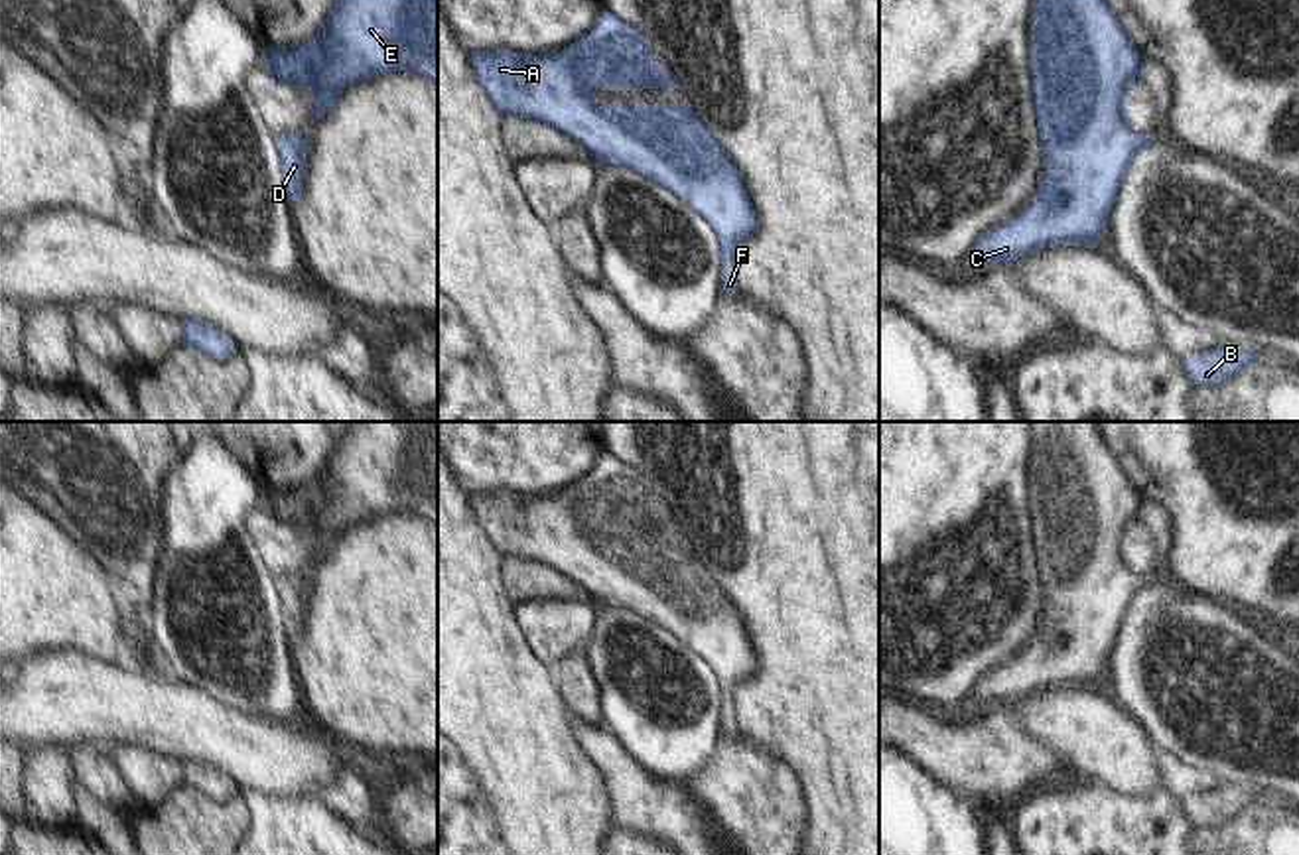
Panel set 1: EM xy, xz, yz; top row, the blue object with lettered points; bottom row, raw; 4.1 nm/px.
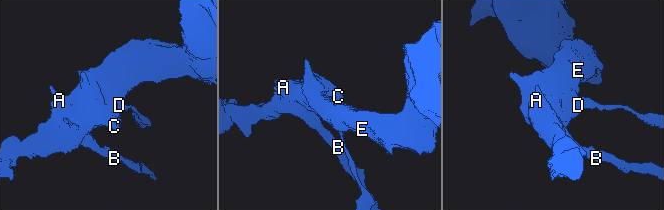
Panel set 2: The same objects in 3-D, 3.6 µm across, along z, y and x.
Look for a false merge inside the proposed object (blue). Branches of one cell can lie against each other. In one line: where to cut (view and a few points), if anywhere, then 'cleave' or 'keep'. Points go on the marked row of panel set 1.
cut none; keep

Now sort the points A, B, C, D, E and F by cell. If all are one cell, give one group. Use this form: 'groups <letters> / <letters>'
groups A B C D E F

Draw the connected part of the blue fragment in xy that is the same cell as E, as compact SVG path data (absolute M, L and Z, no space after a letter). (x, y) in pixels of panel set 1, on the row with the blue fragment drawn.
M335 0L311 39L262 57L272 77L313 97L315 122L353 83L392 71L438 79L438 0Z

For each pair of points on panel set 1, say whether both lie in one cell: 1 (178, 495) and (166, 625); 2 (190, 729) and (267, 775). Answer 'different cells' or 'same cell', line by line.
1: same cell
2: same cell

